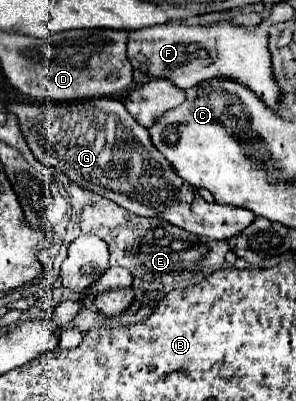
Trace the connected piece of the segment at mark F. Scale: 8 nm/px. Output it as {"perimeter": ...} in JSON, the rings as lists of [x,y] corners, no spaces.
{"perimeter":[[[268,20],[256,30],[248,30],[232,24],[214,26],[186,26],[178,22],[148,26],[128,32],[128,58],[148,66],[154,78],[170,78],[178,88],[188,90],[212,78],[230,78],[256,96],[262,98],[266,108],[274,110],[280,98],[280,86],[274,80],[272,58],[268,50]]]}

